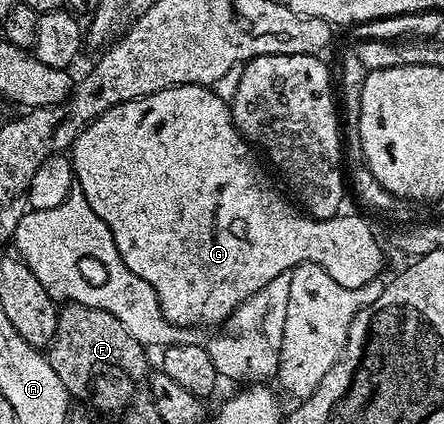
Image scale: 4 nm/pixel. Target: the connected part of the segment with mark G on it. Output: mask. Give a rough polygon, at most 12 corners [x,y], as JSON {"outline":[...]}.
{"outline":[[180,85],[92,120],[77,190],[177,327],[272,277],[382,275],[354,216],[270,184],[227,100]]}

